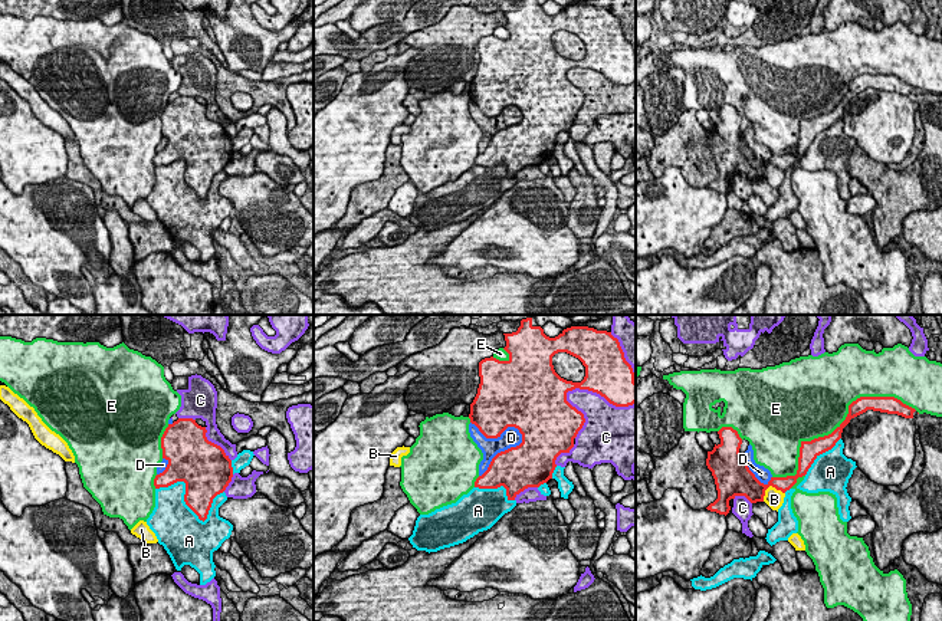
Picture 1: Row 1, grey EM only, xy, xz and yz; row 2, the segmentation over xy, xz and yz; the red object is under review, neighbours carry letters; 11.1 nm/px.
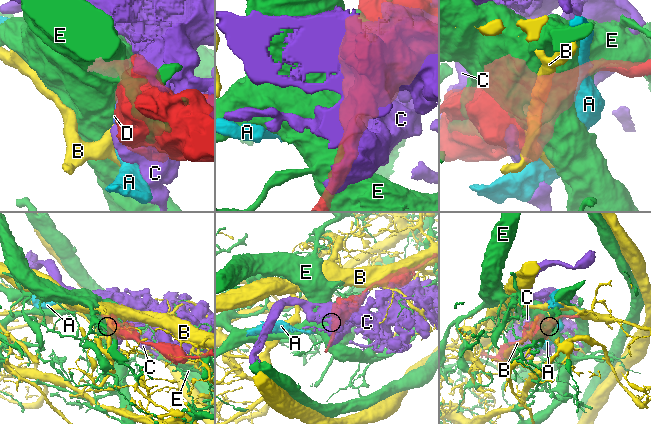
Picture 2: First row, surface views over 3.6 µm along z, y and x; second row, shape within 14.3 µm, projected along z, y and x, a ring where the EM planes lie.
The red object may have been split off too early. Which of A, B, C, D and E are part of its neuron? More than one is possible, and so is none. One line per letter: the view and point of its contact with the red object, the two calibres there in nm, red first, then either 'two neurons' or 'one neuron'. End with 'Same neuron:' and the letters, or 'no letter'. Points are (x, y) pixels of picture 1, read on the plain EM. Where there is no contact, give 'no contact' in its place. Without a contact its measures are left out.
A: contact xy (186, 181); calibres 360 and 480 nm; two neurons
B: contact yz (770, 163); calibres 240 and 200 nm; two neurons
C: contact xz (577, 65); calibres 300 and 280 nm; two neurons
D: contact xz (505, 128); calibres 480 and 220 nm; two neurons
E: contact yz (837, 105); calibres 170 and 500 nm; two neurons
Same neuron: no letter

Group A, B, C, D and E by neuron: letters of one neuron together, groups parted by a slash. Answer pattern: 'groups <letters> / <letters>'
groups A / B / C D / E

